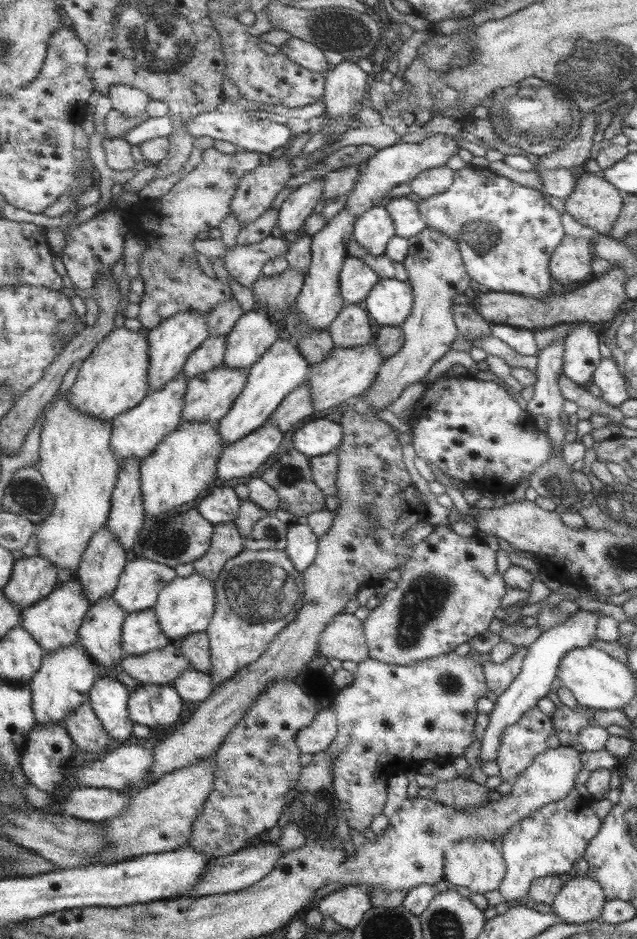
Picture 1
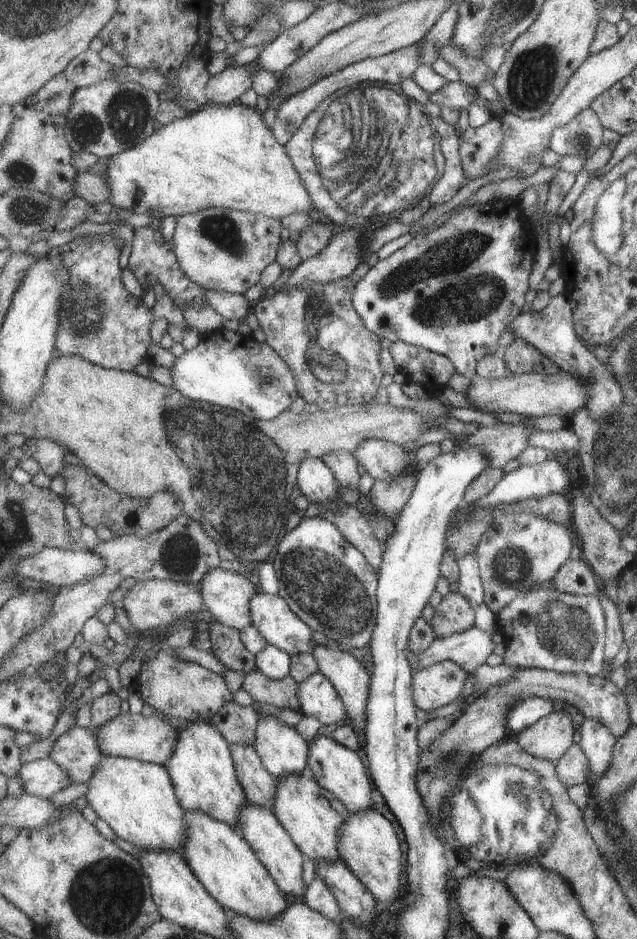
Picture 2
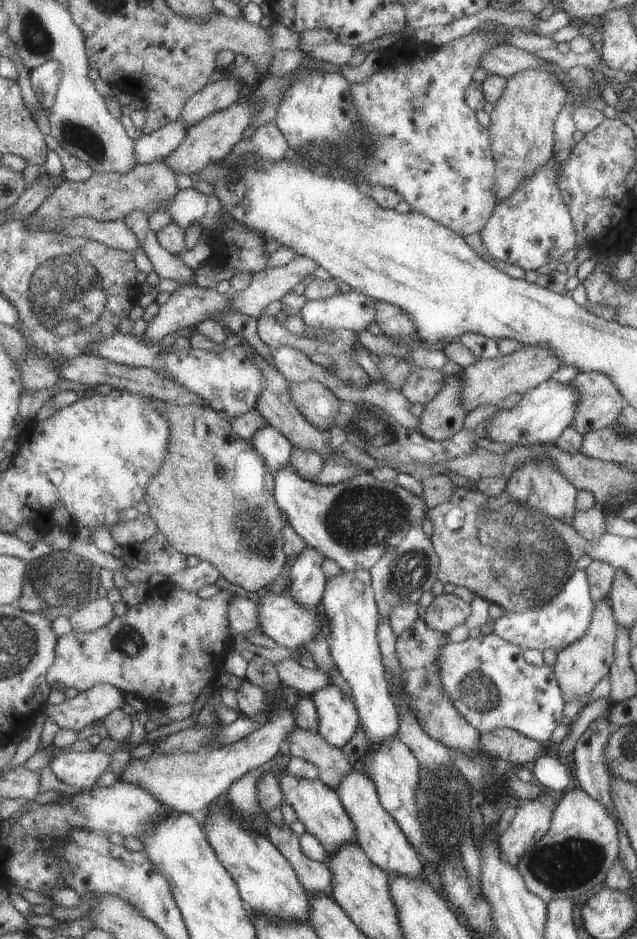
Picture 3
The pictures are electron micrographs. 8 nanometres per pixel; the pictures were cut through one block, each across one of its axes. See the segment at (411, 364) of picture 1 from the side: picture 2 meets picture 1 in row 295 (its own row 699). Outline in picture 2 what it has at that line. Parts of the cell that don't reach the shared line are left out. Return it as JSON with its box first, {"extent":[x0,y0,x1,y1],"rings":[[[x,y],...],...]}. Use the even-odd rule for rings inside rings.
{"extent":[415,661,469,711],"rings":[[[440,661],[416,671],[415,701],[423,711],[458,700],[469,674],[456,662]]]}

